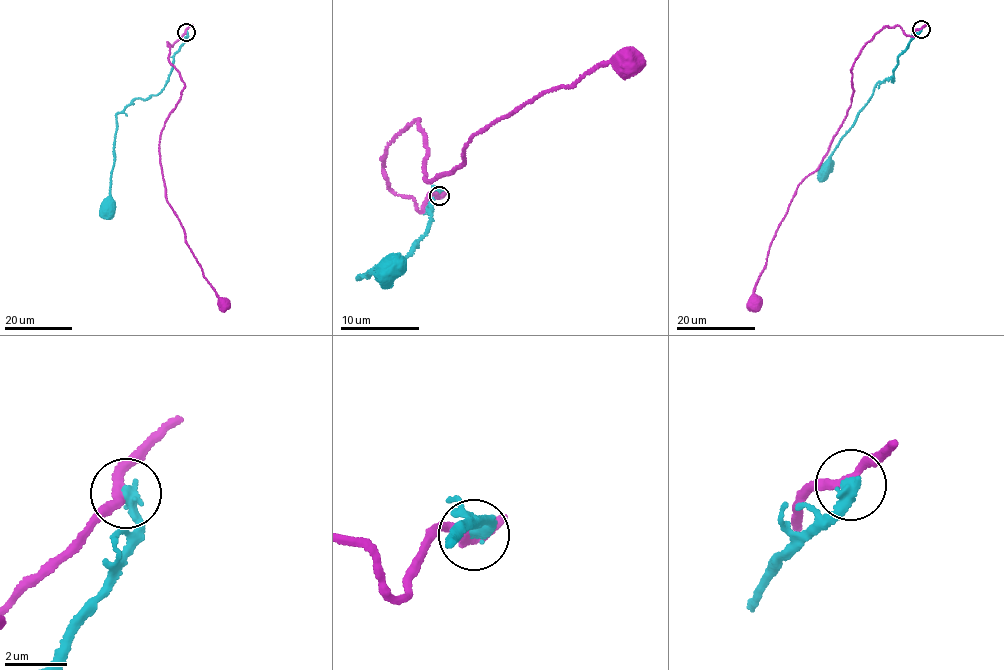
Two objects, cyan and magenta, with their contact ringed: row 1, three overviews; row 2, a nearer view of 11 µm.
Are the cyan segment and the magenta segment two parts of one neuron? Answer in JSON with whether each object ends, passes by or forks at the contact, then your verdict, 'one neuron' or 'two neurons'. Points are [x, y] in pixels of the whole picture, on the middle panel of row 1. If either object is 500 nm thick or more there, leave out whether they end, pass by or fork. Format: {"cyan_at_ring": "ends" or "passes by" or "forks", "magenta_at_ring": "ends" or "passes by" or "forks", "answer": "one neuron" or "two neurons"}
{"cyan_at_ring": "ends", "magenta_at_ring": "passes by", "answer": "two neurons"}

